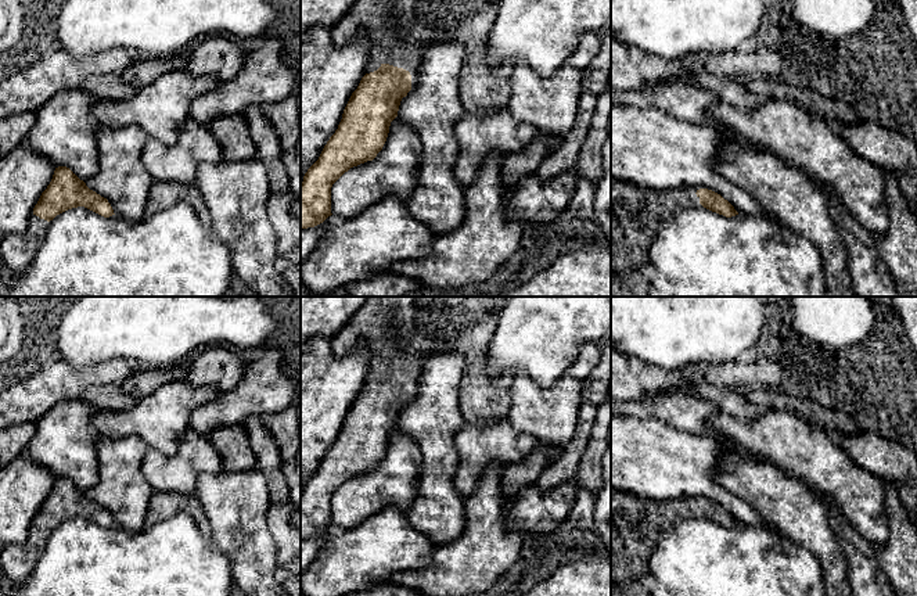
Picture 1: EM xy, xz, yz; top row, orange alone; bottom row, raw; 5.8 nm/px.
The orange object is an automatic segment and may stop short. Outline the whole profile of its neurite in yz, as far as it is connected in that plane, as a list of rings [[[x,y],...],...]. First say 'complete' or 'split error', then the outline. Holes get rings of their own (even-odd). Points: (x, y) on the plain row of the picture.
split error | [[[611,489],[611,579],[616,582],[637,581],[650,574],[648,563],[659,535],[698,513],[726,528],[738,525],[727,510],[708,499],[700,499],[695,503],[690,500],[655,500]]]

